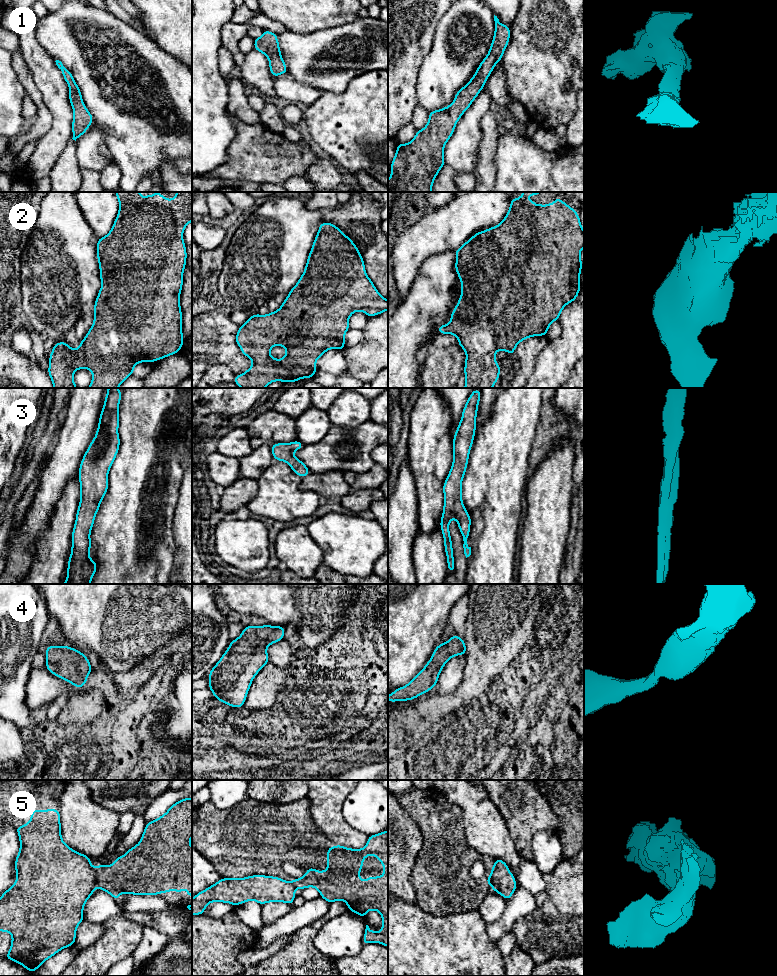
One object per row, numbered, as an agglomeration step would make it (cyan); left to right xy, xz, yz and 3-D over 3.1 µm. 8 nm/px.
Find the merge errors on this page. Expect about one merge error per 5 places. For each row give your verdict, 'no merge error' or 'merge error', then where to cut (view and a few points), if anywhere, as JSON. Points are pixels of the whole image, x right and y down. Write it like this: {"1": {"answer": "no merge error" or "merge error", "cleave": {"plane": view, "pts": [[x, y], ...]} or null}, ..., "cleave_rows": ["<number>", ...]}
{"1": {"answer": "no merge error", "cleave": null}, "2": {"answer": "no merge error", "cleave": null}, "3": {"answer": "no merge error", "cleave": null}, "4": {"answer": "no merge error", "cleave": null}, "5": {"answer": "merge error", "cleave": {"plane": "xy", "pts": [[94, 869], [97, 885]]}}, "cleave_rows": ["5"]}

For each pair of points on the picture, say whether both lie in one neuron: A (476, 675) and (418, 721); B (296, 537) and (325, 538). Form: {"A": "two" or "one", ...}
{"A": "one", "B": "two"}

